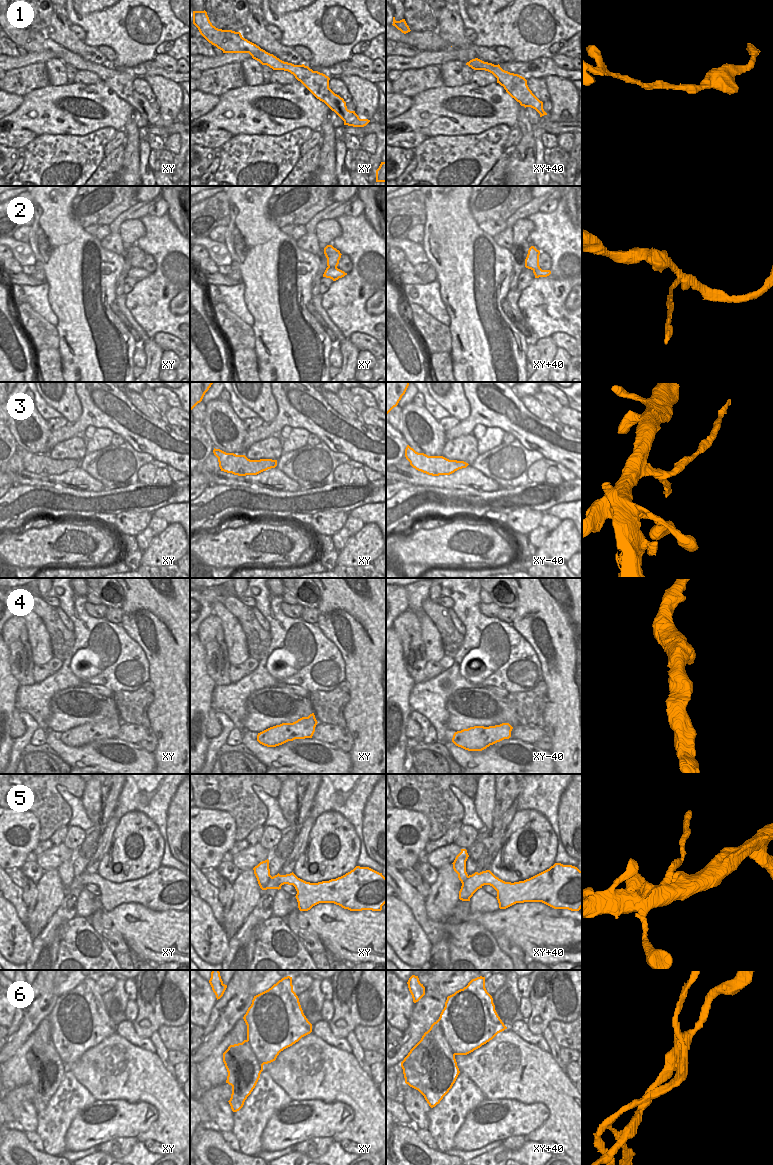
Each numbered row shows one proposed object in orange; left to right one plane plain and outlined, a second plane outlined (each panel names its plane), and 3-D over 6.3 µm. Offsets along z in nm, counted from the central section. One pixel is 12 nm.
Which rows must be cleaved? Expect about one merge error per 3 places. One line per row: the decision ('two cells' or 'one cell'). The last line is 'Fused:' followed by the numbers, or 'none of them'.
1: one cell
2: two cells
3: two cells
4: one cell
5: two cells
6: two cells
Fused: 2, 3, 5, 6

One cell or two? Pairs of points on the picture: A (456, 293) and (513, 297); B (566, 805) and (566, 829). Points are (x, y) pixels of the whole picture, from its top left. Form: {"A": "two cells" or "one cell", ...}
{"A": "two cells", "B": "one cell"}

